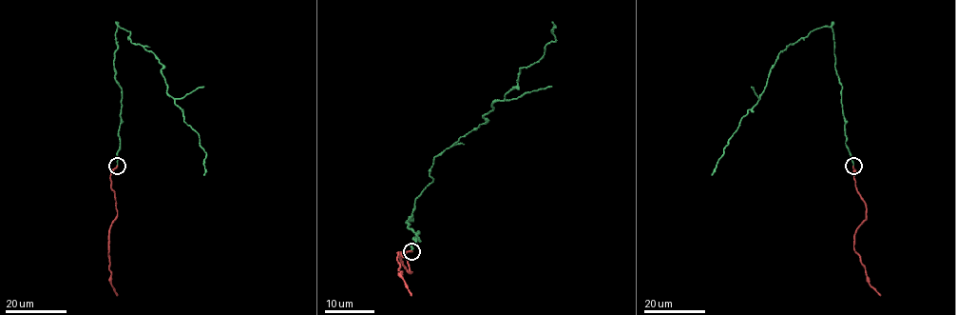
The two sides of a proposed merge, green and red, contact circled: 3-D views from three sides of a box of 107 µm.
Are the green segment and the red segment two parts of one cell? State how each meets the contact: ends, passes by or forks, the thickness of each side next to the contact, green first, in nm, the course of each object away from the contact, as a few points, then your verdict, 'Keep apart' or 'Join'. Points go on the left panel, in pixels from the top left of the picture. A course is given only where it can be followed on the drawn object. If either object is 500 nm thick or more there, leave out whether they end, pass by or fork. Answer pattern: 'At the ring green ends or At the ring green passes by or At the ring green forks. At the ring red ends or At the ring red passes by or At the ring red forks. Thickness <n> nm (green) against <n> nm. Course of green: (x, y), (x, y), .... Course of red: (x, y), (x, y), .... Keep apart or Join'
At the ring green ends. At the ring red ends. Thickness 240 nm (green) against 260 nm. Course of green: (117, 166), (122, 88), (113, 66), (119, 27), (162, 65), (167, 92), (206, 153), (203, 175). Course of red: (117, 166), (110, 175), (117, 216), (108, 231), (108, 269), (117, 296). Join

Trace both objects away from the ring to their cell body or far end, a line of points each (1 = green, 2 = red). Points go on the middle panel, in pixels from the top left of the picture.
1: (411, 250), (419, 232), (406, 221), (432, 182), (432, 159), (485, 123), (543, 56), (551, 22)
2: (411, 250), (401, 252), (411, 271), (404, 266), (398, 252), (398, 270), (402, 271), (411, 295)

